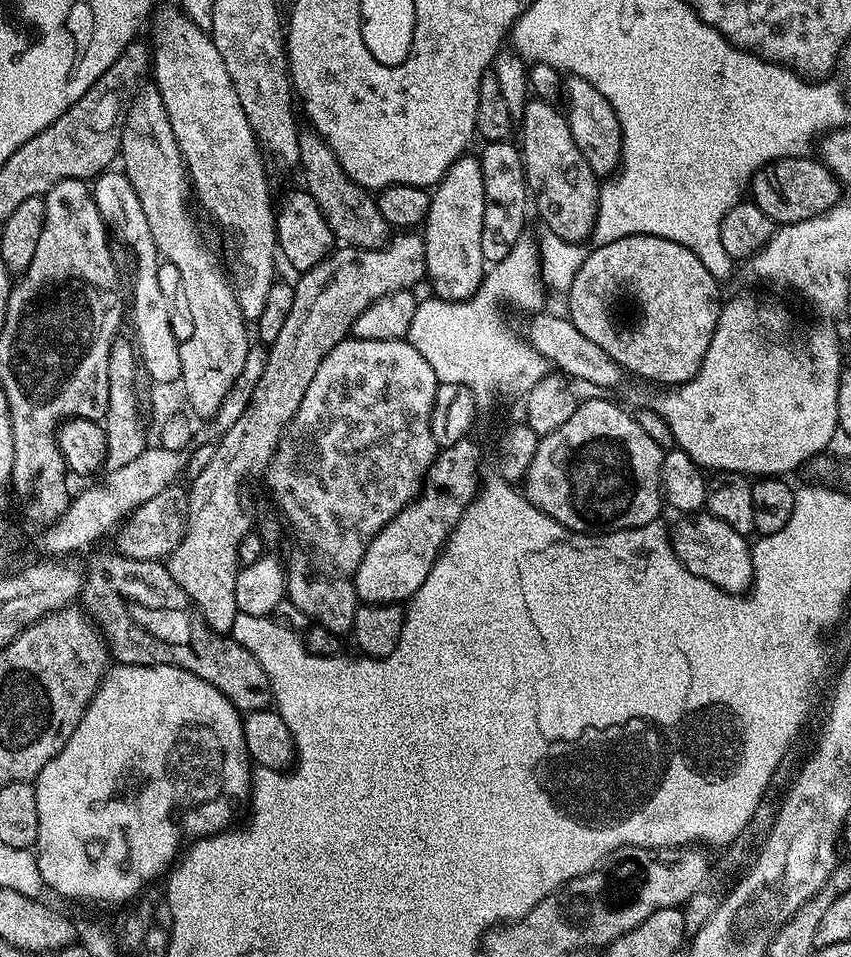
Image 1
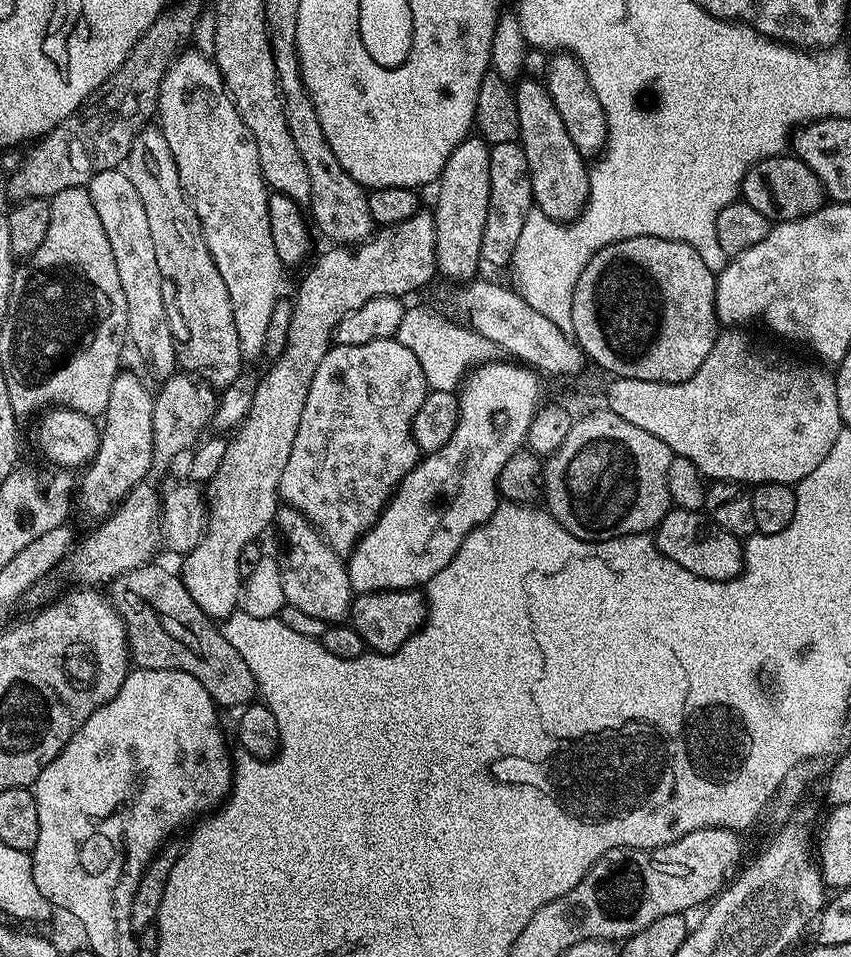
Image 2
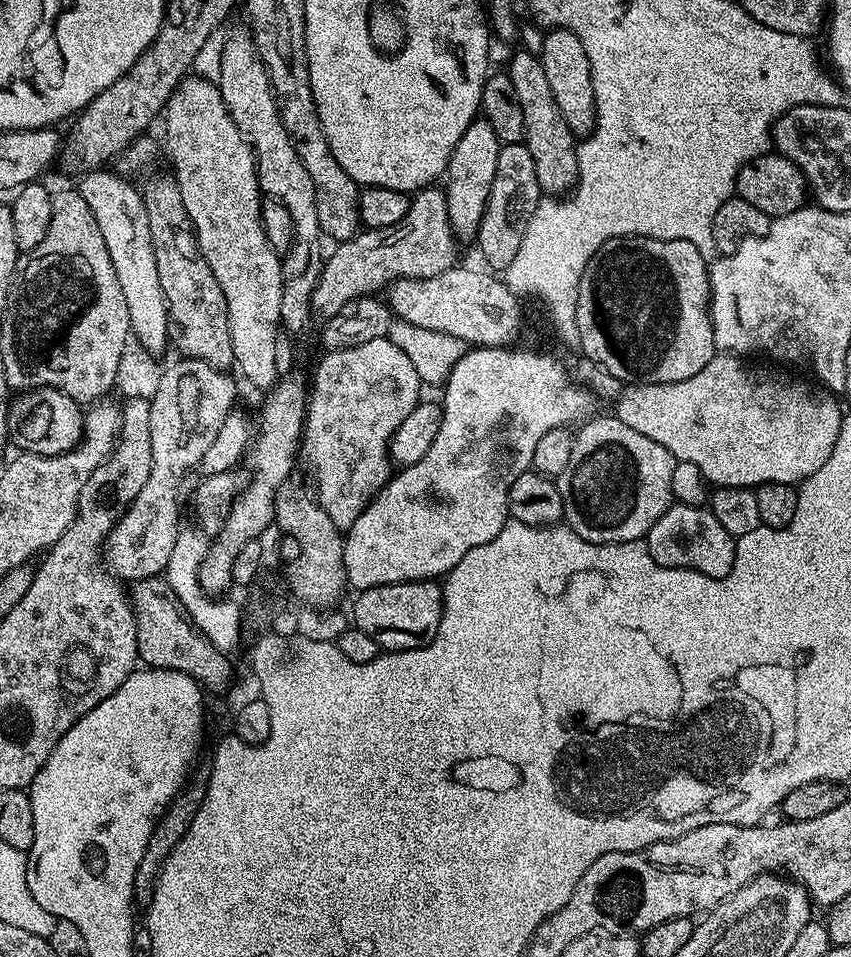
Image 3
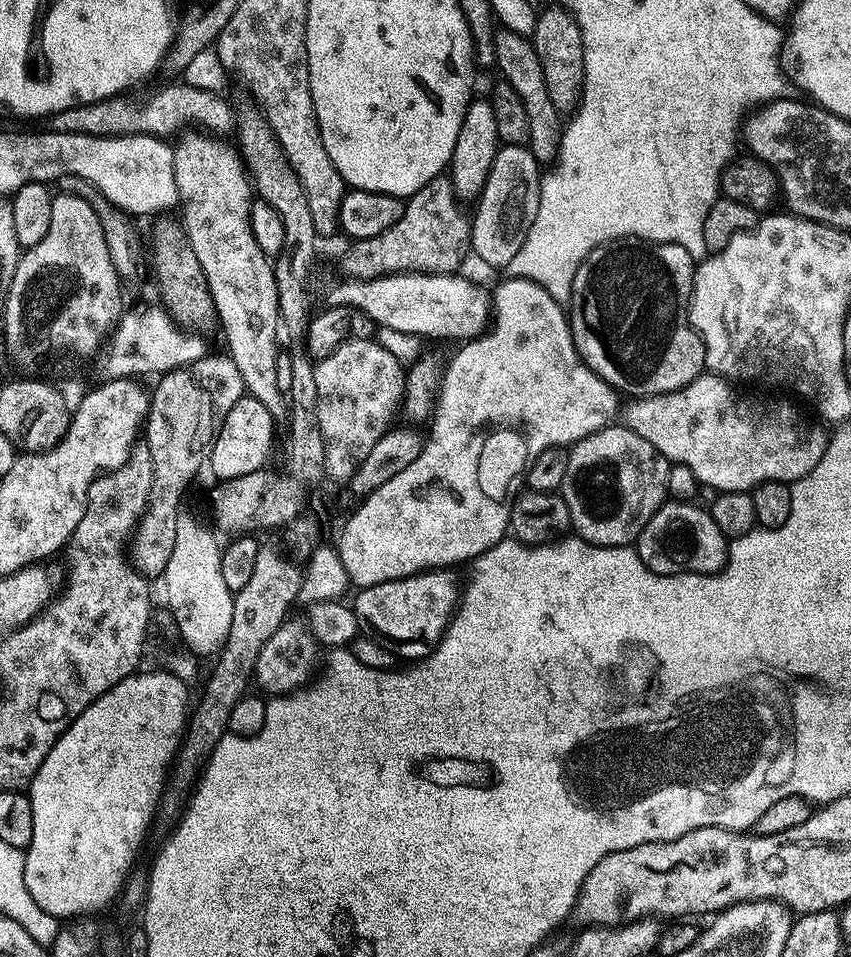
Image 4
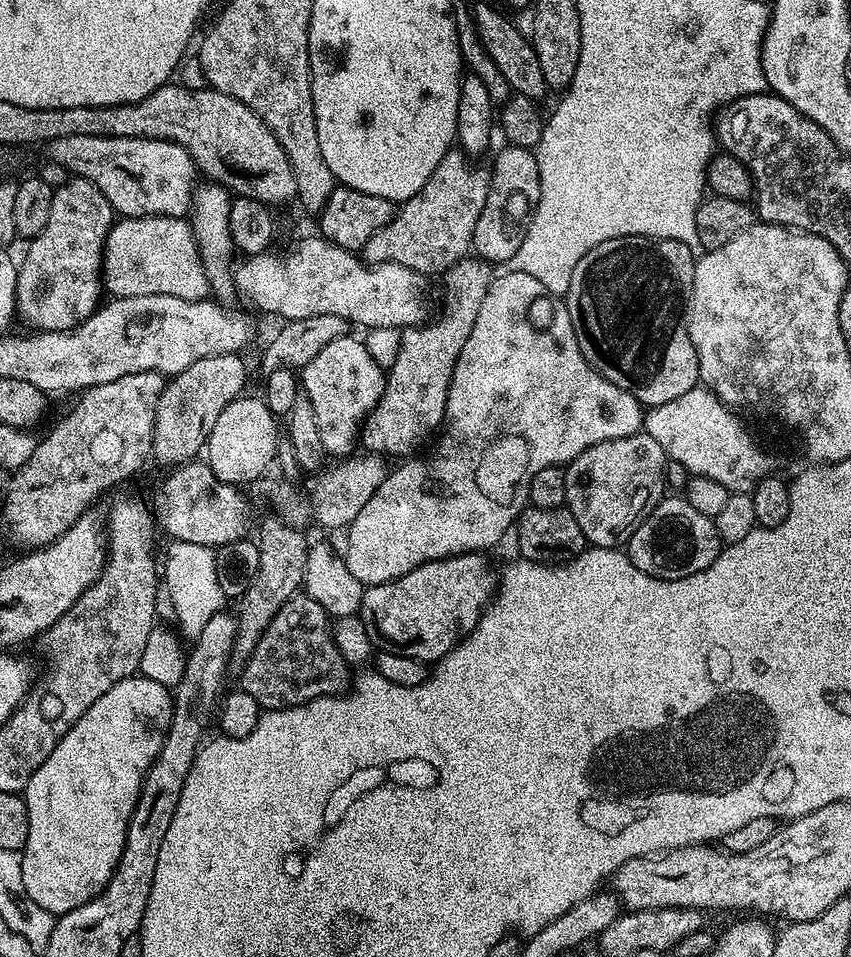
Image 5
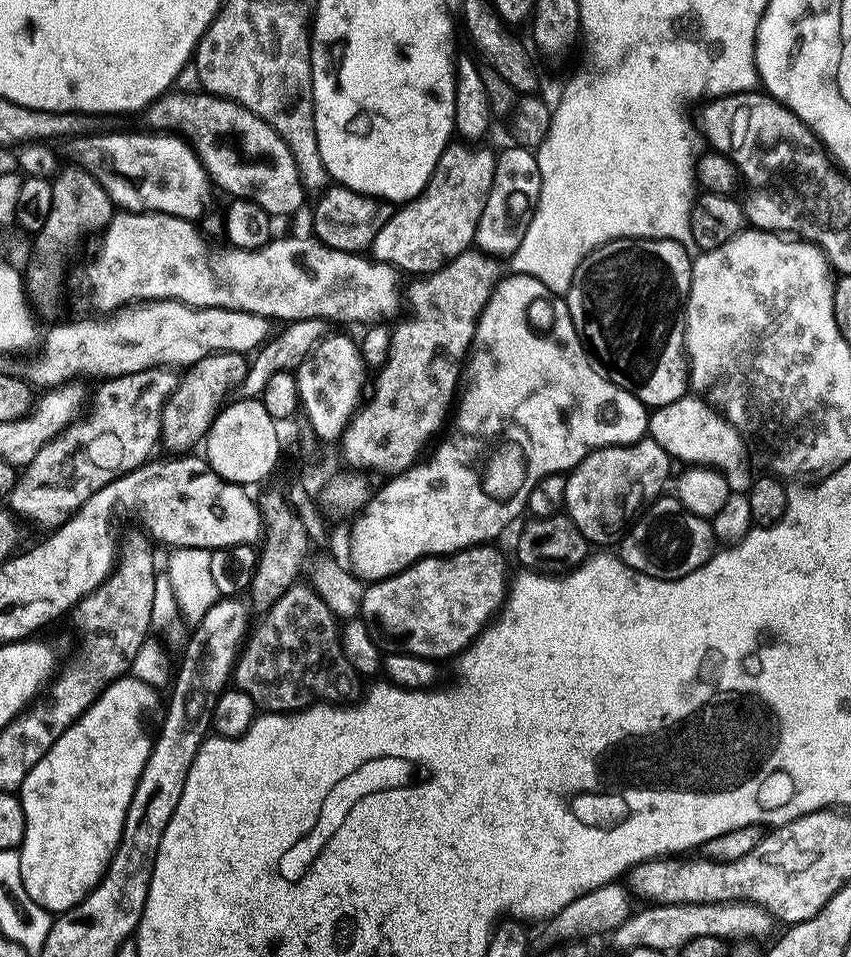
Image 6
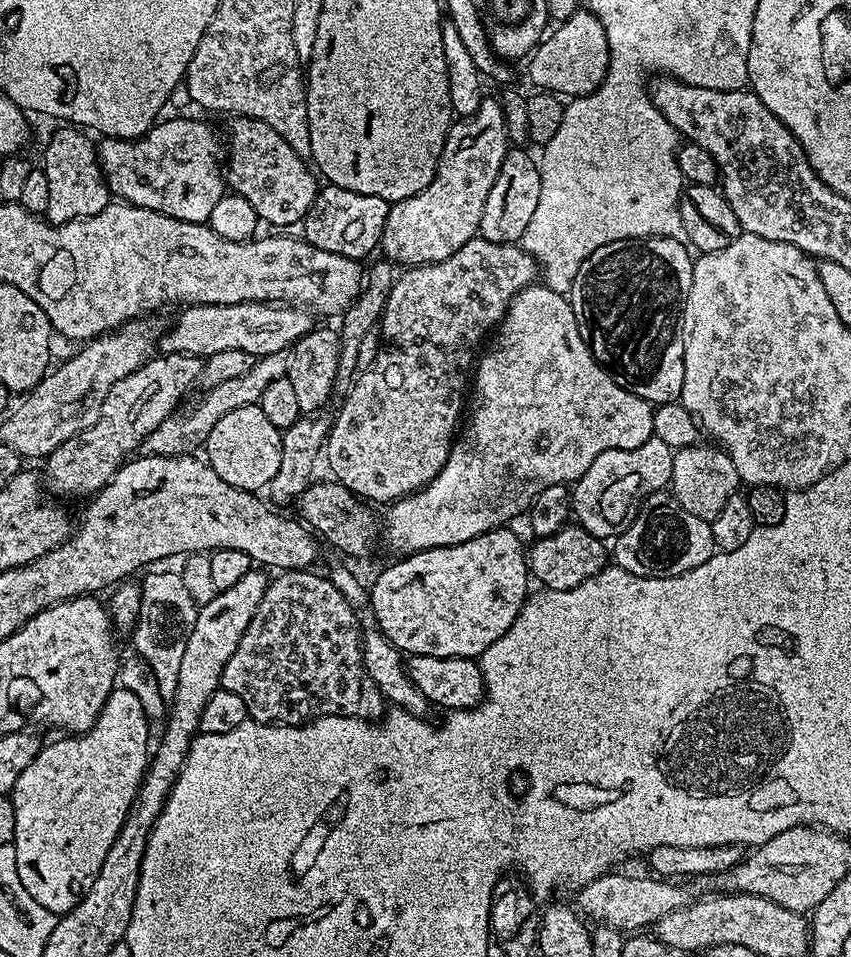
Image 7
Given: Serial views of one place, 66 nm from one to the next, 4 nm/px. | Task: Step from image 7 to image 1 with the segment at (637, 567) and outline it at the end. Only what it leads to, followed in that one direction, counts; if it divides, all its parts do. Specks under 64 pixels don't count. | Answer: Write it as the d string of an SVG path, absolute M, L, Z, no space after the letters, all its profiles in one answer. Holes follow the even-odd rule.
M688 514L670 528L672 549L677 558L698 578L706 578L714 586L718 586L724 592L733 594L747 593L752 586L752 550L749 541L738 530L730 530L726 522L707 514Z

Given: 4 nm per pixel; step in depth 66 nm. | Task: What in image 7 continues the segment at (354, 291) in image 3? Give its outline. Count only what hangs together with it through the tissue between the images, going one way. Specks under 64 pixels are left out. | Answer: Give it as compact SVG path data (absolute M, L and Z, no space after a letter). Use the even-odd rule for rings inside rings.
M485 98L474 115L457 119L448 130L448 137L438 158L432 181L418 194L395 201L389 207L386 226L380 239L383 255L397 265L400 263L400 266L433 264L450 258L454 250L462 250L466 242L477 239L482 222L482 210L486 206L486 194L490 194L490 186L494 186L494 178L498 178L498 170L502 170L502 162L509 147L504 111L499 99Z

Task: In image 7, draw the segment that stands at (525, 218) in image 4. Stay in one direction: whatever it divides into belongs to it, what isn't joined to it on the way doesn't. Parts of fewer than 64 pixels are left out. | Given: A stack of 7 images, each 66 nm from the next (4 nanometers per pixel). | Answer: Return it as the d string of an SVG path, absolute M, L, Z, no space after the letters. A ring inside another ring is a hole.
M520 146L509 147L502 162L502 170L498 170L498 178L494 178L490 194L486 194L486 206L482 210L479 235L485 241L488 239L489 245L523 241L526 226L530 226L530 218L534 218L534 210L538 206L538 194L542 194L540 166L535 155L532 157L530 153L524 151L528 150Z

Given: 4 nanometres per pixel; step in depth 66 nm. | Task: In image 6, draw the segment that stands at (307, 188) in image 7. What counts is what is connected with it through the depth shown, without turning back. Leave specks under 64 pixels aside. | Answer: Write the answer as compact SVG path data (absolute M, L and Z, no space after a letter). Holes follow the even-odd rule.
M172 90L148 105L147 116L149 129L165 134L179 134L188 140L204 163L204 169L208 171L213 185L219 191L221 188L222 191L229 192L229 197L252 200L273 218L292 216L303 206L306 189L300 180L298 166L294 166L294 154L290 154L290 146L286 146L286 142L282 142L276 131L262 122L262 118L258 118L235 100L223 100L221 96L207 94L188 95Z

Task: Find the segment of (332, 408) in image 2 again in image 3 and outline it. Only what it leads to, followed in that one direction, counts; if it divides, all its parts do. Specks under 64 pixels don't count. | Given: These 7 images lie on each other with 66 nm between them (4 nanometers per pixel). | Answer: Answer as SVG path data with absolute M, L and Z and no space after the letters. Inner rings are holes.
M387 338L353 344L351 348L328 352L321 358L316 377L310 380L310 395L306 400L302 460L312 467L311 483L316 500L322 510L330 514L330 522L334 522L336 528L348 529L393 475L389 444L398 426L422 400L420 390L422 383L413 362Z

